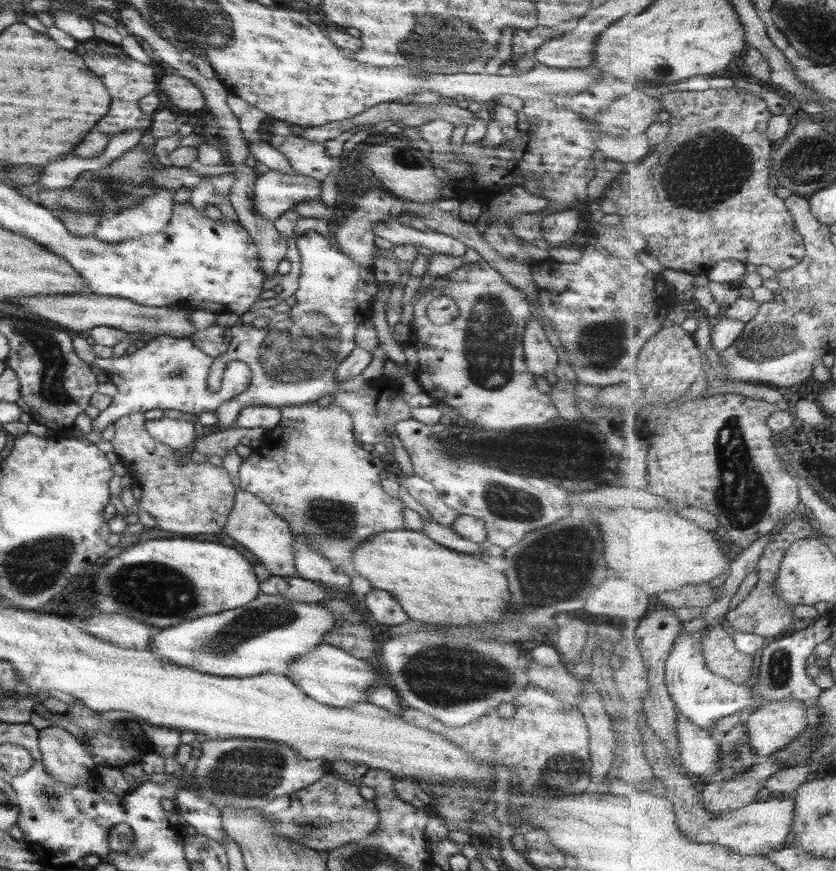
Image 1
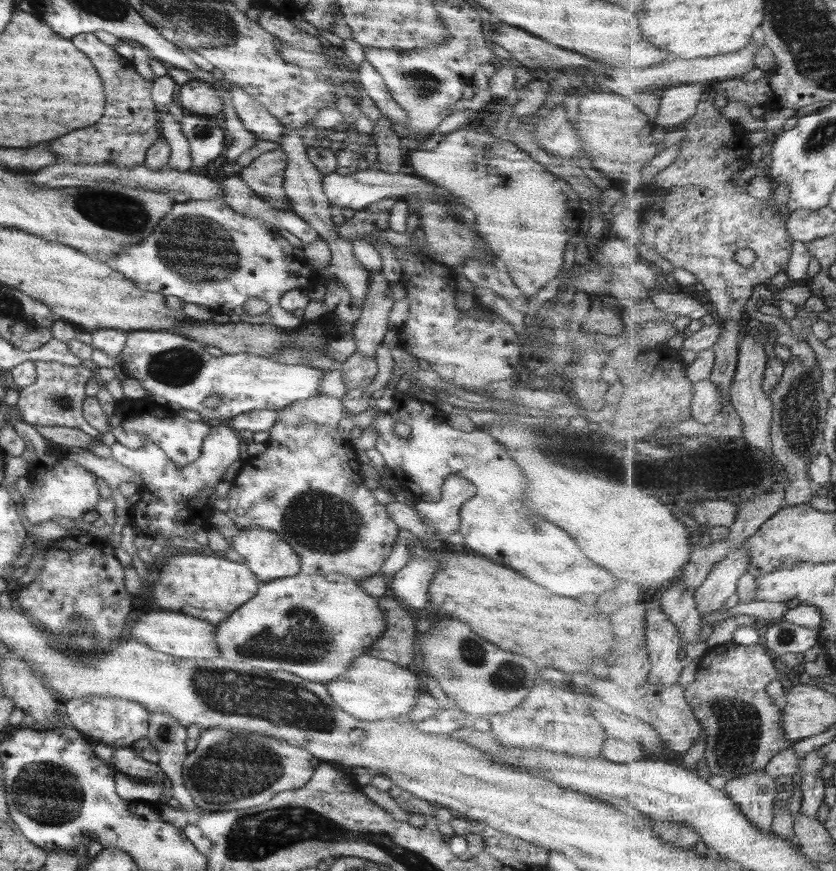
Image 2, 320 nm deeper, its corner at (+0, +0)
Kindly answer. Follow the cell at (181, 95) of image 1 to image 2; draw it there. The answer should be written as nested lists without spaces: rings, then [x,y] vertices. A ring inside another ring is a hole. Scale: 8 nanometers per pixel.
[[[190,78],[180,86],[176,102],[185,113],[197,116],[214,116],[224,107],[218,92],[195,78]]]

